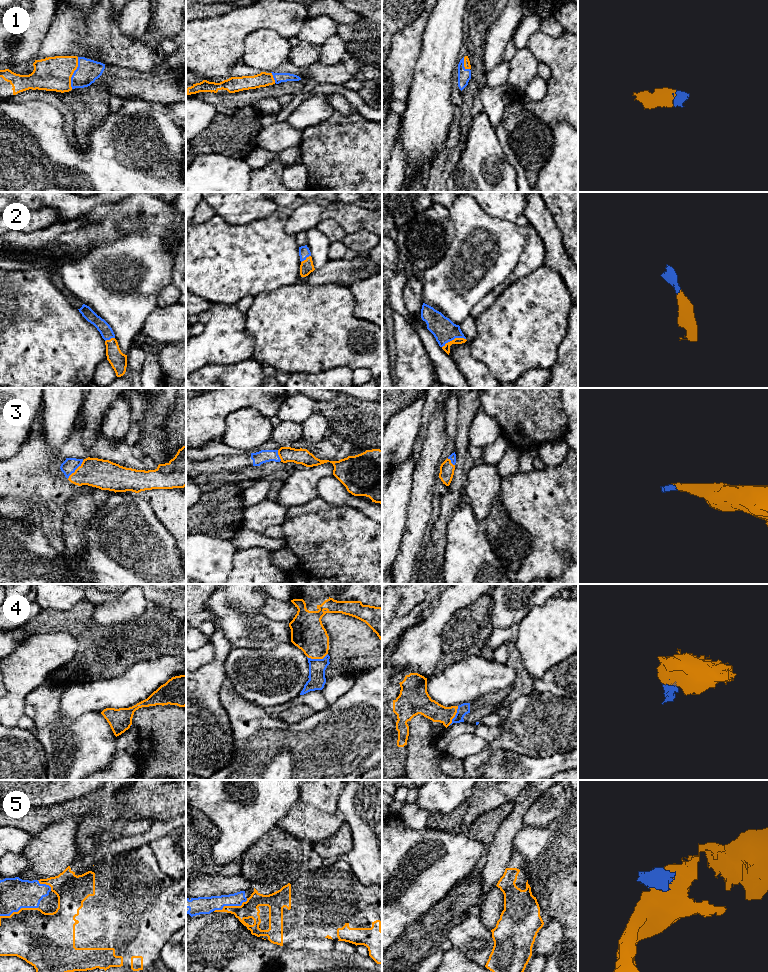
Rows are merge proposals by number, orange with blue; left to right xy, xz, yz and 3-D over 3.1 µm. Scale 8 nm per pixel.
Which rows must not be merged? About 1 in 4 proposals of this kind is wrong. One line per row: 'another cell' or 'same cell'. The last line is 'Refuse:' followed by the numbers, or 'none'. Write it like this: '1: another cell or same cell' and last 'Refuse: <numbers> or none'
1: same cell
2: same cell
3: same cell
4: same cell
5: another cell
Refuse: 5

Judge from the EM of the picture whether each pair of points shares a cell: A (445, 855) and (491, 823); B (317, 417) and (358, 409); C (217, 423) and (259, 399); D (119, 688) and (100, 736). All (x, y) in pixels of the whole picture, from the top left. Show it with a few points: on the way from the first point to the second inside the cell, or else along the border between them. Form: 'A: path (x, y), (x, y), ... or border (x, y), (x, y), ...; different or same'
A: border (465, 832), (469, 837), (485, 845); different
B: border (317, 410), (325, 418), (329, 431); different
C: path (223, 411), (235, 399), (247, 399); same
D: border (100, 711), (89, 711), (77, 718); different

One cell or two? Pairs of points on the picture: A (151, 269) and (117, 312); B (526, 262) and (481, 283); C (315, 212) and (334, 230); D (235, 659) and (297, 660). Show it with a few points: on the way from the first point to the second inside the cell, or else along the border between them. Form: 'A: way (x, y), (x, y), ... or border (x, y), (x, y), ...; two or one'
A: way (143, 281), (142, 294), (129, 300); one
B: border (525, 246), (513, 271), (499, 284); two
C: border (315, 226), (323, 220), (333, 219), (344, 230); two
D: way (250, 659), (258, 656), (282, 660); one

